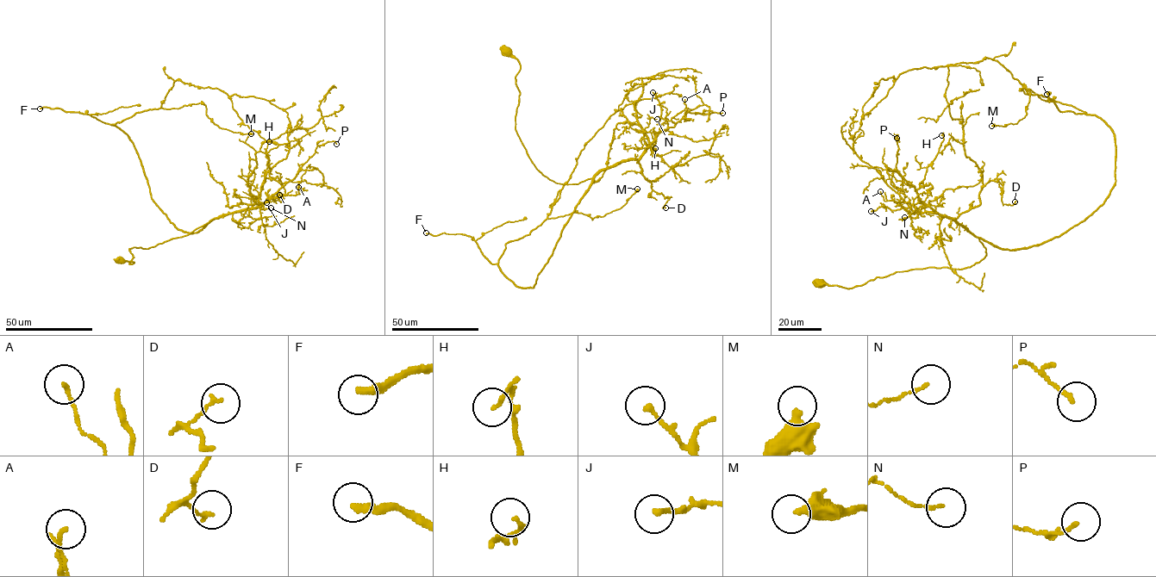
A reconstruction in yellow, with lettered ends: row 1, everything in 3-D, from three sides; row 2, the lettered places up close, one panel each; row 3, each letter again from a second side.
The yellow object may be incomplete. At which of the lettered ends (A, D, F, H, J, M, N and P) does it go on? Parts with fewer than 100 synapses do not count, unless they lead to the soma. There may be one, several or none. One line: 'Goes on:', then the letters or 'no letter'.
Goes on: F

